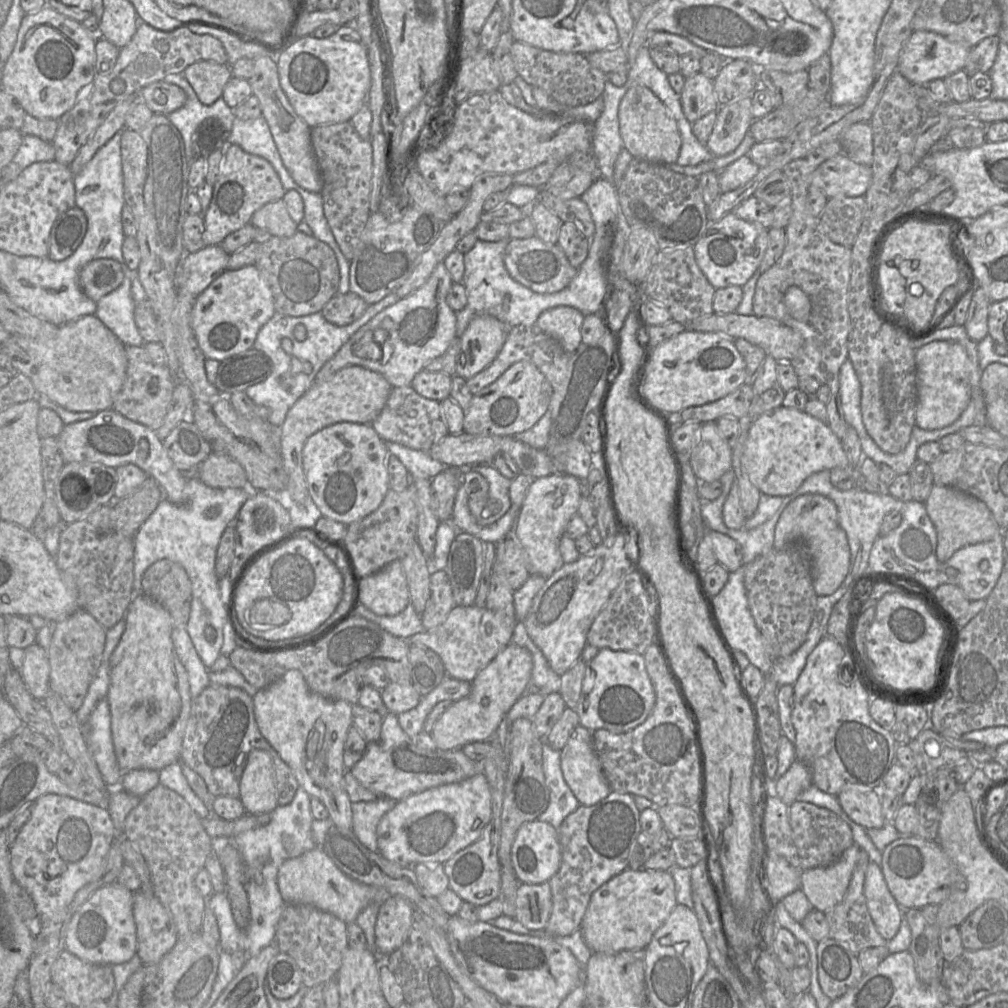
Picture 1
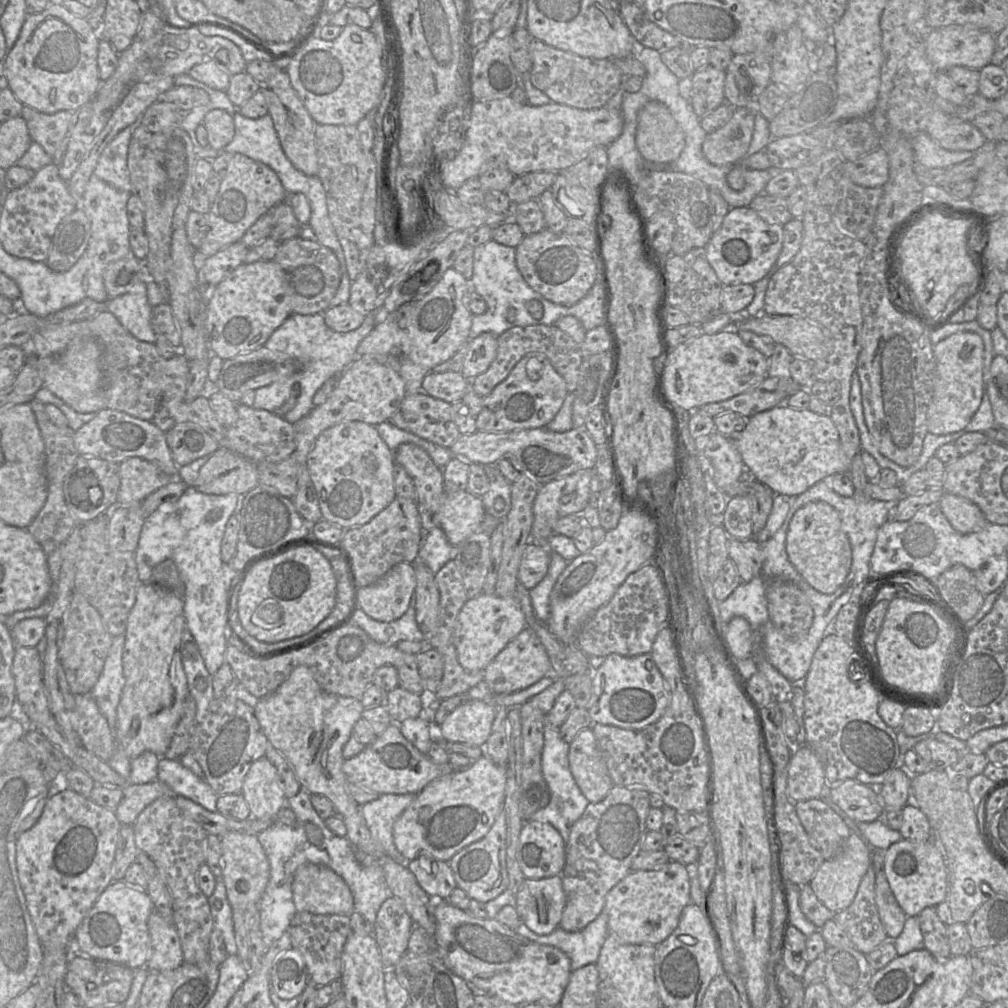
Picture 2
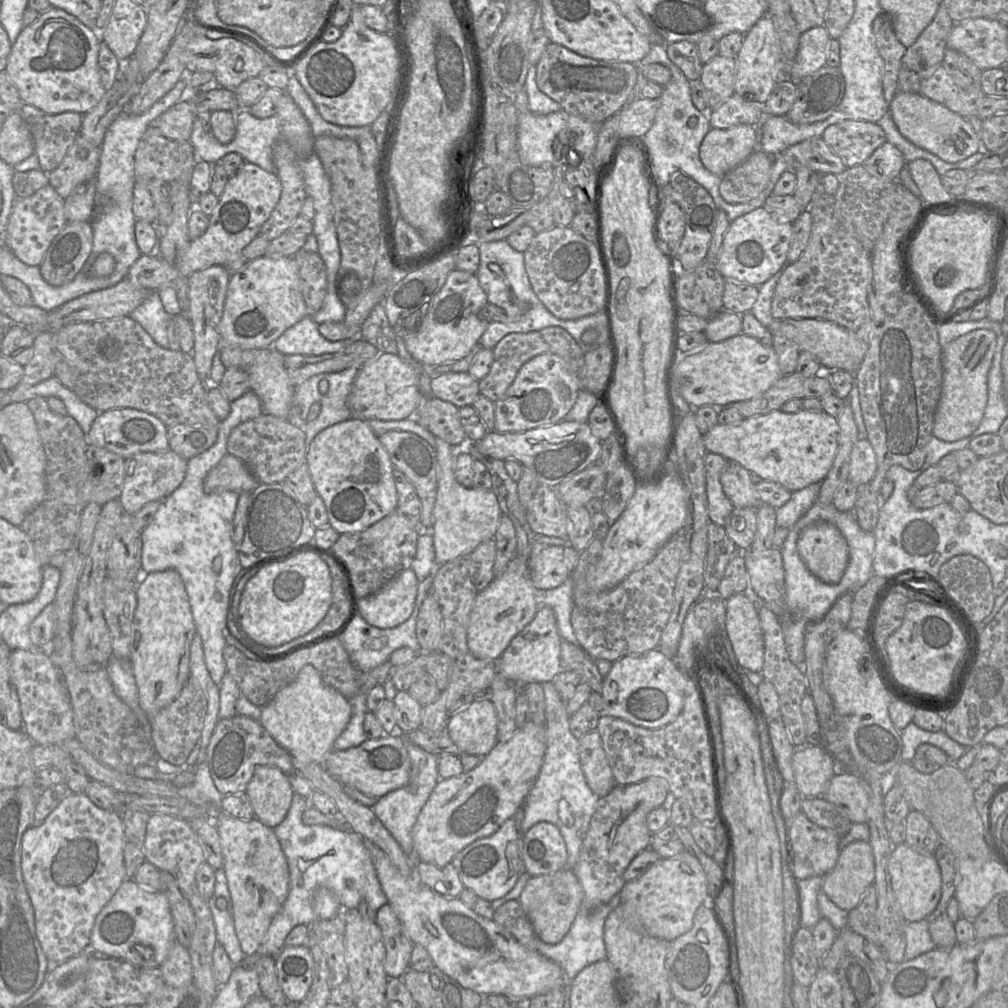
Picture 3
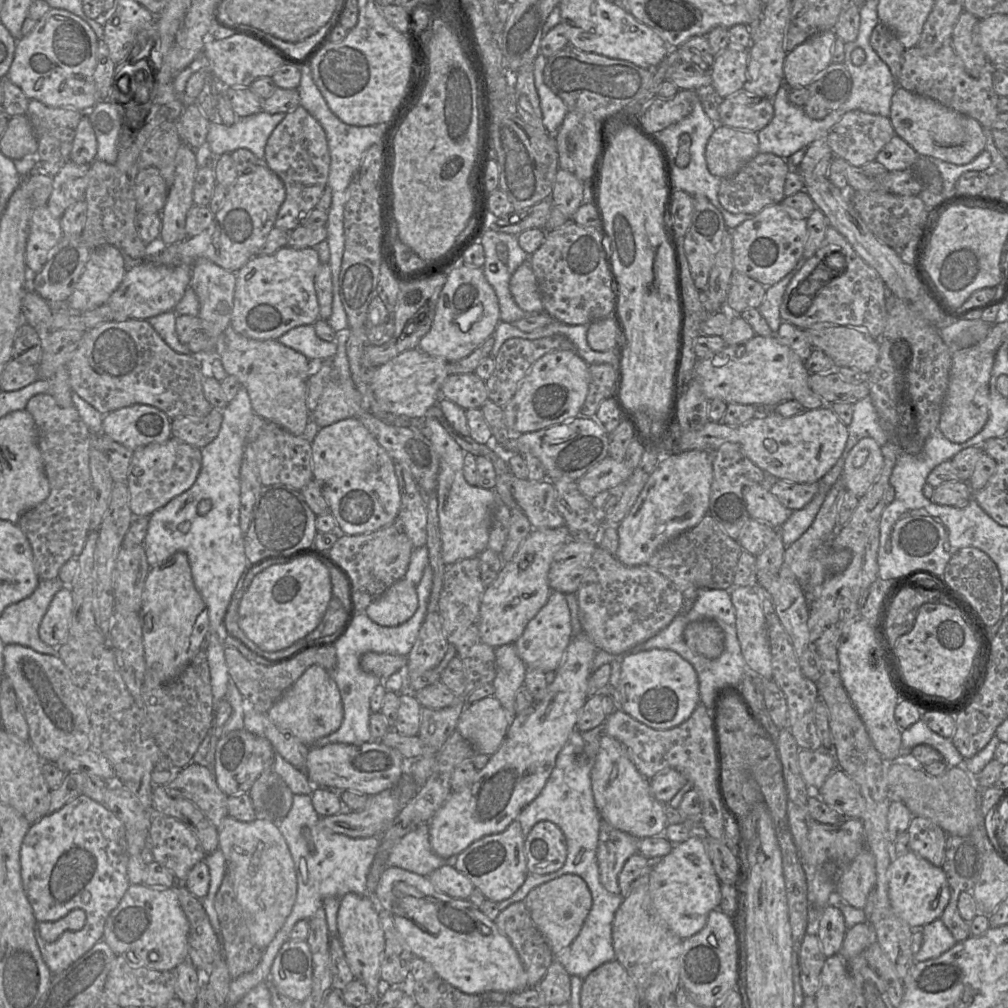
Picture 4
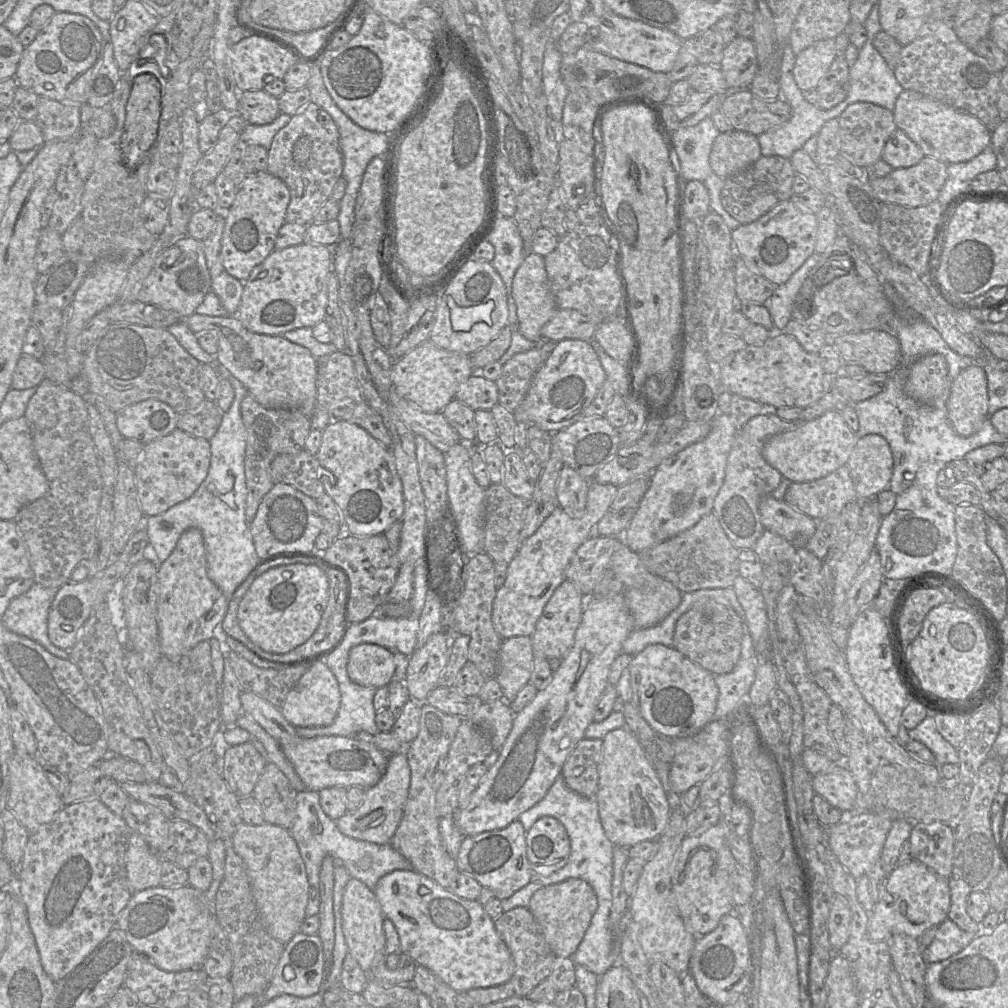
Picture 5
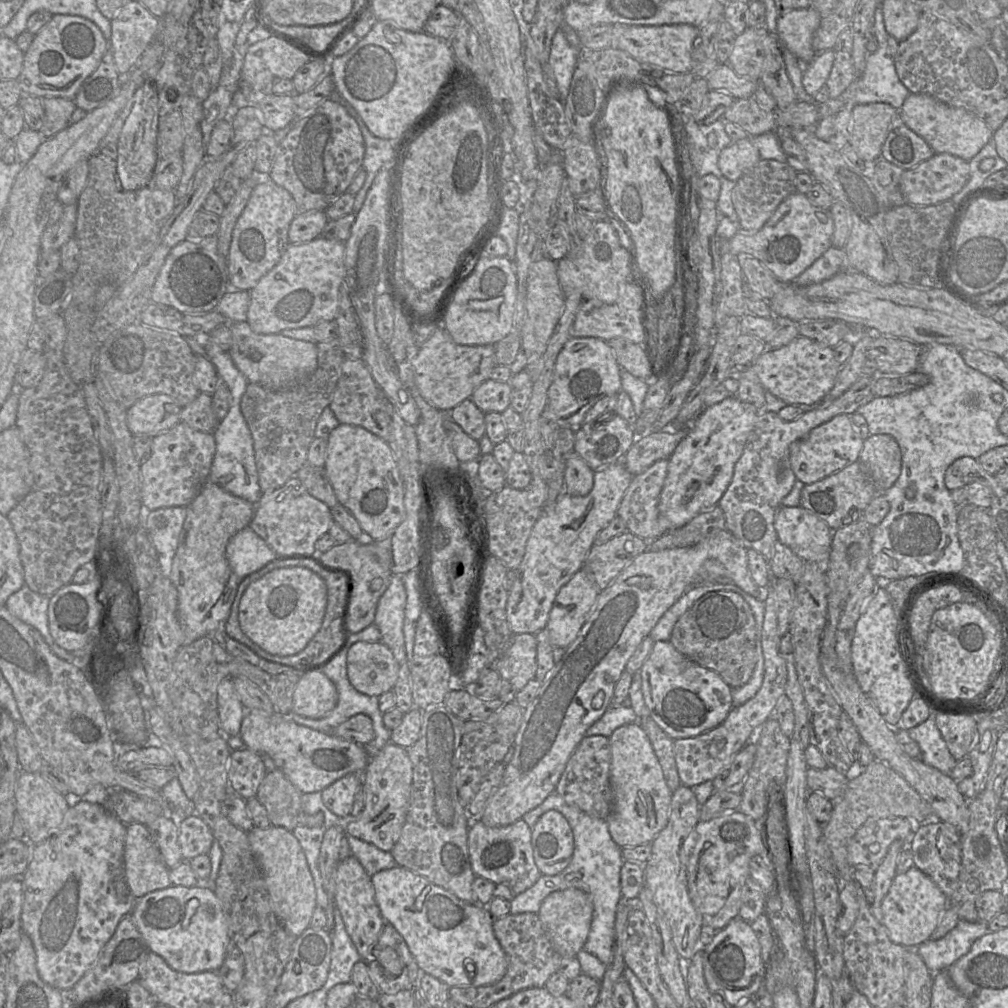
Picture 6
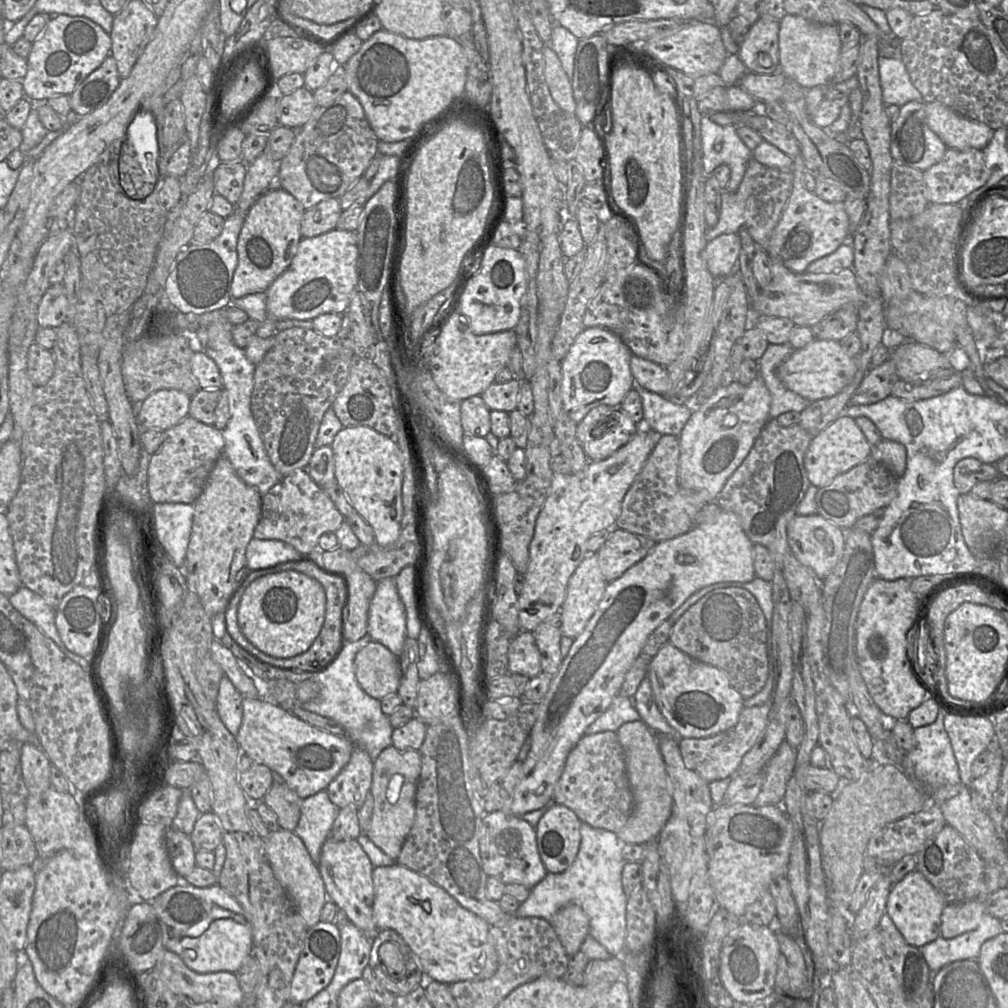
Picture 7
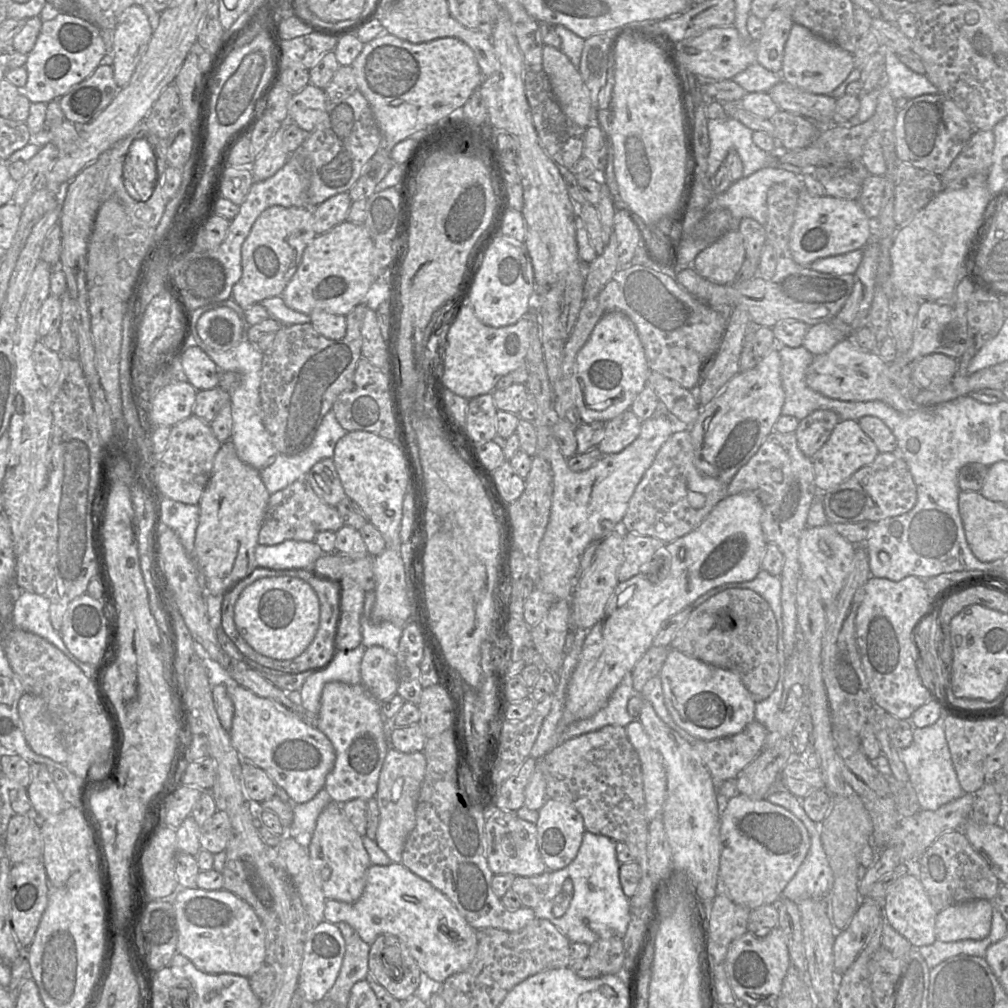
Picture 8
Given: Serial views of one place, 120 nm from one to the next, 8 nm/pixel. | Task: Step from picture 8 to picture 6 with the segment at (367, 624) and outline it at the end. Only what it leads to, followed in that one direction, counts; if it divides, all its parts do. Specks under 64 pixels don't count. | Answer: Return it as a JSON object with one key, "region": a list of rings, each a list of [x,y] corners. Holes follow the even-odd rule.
{"region":[[[392,574],[389,586],[378,601],[373,622],[381,633],[381,641],[391,650],[399,664],[409,662],[403,633],[406,601],[402,575]]]}

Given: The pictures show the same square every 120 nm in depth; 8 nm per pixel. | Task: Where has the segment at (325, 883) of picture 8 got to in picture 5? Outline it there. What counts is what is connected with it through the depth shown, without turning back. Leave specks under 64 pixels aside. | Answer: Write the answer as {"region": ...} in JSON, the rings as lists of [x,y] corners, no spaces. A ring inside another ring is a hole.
{"region":[[[350,878],[345,885],[342,898],[342,931],[349,954],[351,954],[358,962],[360,967],[370,975],[373,959],[377,952],[384,950],[386,938],[383,930],[384,915],[373,890],[368,888],[358,879]]]}

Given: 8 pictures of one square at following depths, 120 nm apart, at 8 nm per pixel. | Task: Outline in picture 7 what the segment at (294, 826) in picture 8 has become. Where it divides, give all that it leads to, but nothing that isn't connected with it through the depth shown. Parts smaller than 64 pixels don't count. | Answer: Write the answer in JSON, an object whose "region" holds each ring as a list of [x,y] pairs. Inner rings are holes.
{"region":[[[326,790],[301,801],[300,818],[293,832],[302,840],[316,865],[320,861],[322,845],[330,836],[338,810]]]}

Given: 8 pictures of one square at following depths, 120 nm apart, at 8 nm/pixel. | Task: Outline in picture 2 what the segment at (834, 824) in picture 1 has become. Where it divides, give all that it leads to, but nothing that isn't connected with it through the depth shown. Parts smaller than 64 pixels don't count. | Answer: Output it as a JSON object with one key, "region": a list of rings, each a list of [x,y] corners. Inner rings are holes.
{"region":[[[820,798],[797,801],[794,807],[811,845],[821,853],[824,860],[836,856],[851,834],[844,820]]]}

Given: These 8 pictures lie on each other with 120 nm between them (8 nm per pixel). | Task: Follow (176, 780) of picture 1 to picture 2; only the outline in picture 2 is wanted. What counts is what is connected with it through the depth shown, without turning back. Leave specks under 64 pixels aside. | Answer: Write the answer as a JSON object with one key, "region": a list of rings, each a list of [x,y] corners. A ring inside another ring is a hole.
{"region":[[[160,757],[158,762],[158,776],[165,783],[173,795],[186,797],[201,805],[208,811],[217,811],[218,795],[209,784],[184,767],[179,760]]]}

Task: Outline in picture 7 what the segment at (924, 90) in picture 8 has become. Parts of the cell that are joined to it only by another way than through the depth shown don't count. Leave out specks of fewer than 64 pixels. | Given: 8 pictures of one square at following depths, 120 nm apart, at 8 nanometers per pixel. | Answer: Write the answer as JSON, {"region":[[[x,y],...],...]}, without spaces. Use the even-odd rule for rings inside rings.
{"region":[[[879,56],[879,77],[885,105],[902,107],[910,101],[924,101],[912,84],[902,60]]]}

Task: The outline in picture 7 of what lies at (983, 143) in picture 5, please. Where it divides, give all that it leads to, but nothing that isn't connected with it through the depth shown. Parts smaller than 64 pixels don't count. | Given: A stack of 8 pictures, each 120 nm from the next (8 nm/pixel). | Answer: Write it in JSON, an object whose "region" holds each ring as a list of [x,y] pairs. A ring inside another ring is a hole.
{"region":[[[938,101],[925,102],[925,113],[929,128],[948,148],[983,150],[995,131],[985,123],[967,118]]]}

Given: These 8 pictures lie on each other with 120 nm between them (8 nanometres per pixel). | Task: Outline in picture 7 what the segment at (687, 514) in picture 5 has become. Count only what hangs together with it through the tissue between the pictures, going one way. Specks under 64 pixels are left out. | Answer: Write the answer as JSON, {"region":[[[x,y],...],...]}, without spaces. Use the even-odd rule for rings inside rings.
{"region":[[[761,376],[747,385],[732,381],[720,386],[707,400],[696,405],[690,419],[680,435],[680,456],[678,464],[679,485],[702,495],[705,503],[716,501],[717,496],[734,471],[744,461],[766,422],[770,419],[771,395]]]}

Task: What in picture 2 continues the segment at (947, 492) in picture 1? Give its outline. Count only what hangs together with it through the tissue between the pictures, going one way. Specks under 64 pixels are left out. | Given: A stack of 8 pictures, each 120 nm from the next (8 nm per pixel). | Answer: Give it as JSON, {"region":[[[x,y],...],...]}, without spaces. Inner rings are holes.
{"region":[[[945,493],[939,505],[951,526],[961,534],[977,532],[988,523],[981,509],[964,497]]]}

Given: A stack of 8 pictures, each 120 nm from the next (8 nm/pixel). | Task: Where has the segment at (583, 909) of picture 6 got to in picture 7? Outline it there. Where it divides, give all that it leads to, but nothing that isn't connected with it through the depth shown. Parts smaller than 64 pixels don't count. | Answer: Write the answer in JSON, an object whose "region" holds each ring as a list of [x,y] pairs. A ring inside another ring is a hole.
{"region":[[[573,903],[560,908],[549,920],[568,956],[580,950],[589,934],[589,918],[583,909]]]}

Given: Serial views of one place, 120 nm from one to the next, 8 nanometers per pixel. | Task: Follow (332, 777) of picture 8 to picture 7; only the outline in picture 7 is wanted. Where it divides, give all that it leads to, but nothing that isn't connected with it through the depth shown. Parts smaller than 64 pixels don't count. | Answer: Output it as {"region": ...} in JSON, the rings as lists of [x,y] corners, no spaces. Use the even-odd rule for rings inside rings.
{"region":[[[353,747],[349,761],[325,789],[338,809],[363,805],[370,793],[373,763],[364,749]]]}

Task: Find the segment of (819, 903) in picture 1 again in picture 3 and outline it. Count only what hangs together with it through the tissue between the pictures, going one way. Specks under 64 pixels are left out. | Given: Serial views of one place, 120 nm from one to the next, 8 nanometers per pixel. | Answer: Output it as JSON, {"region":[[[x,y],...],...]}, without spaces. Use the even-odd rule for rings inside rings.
{"region":[[[853,841],[839,851],[833,869],[824,876],[822,891],[839,908],[849,912],[856,908],[875,879],[875,863],[873,852],[868,841]]]}

